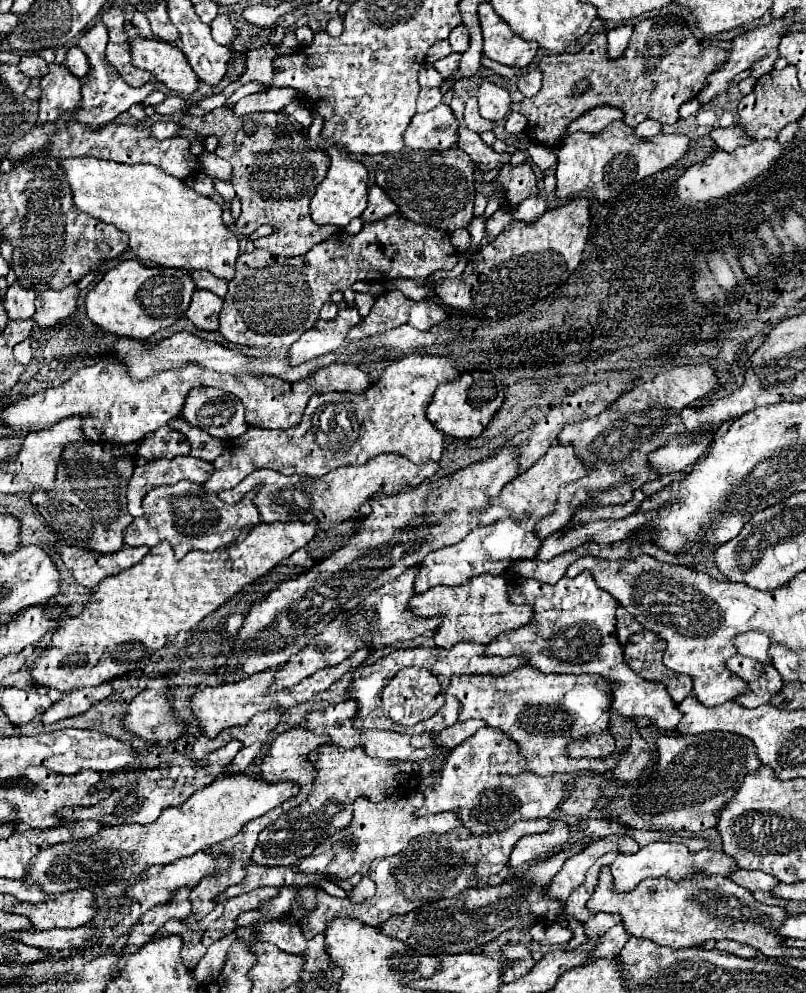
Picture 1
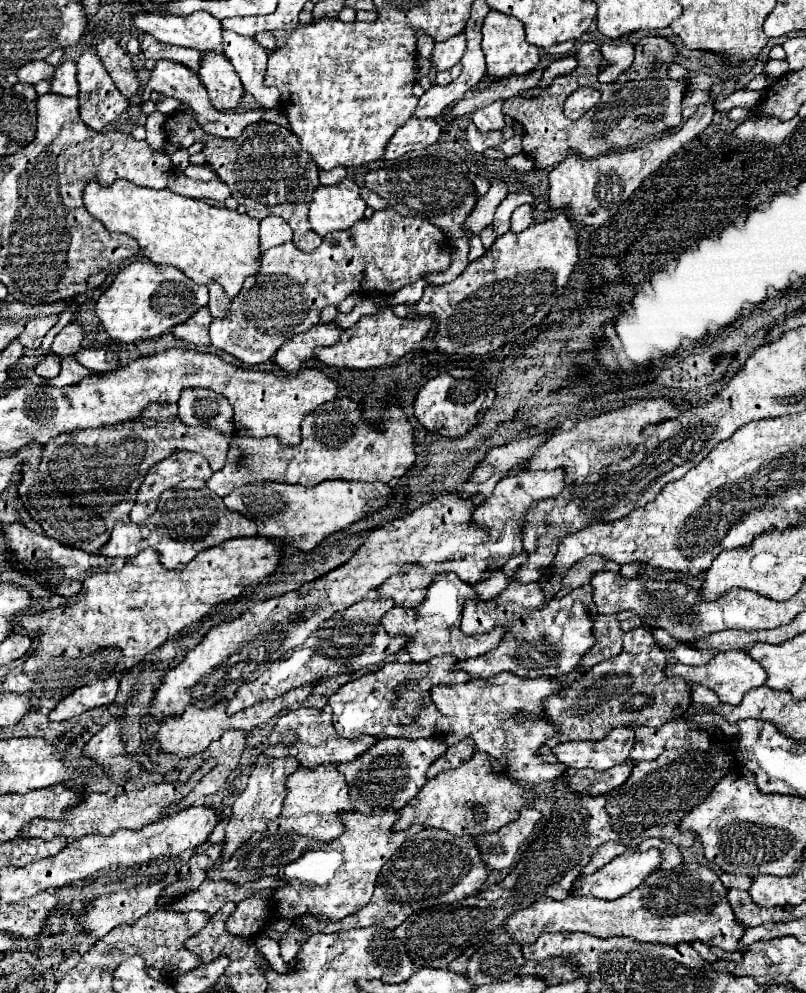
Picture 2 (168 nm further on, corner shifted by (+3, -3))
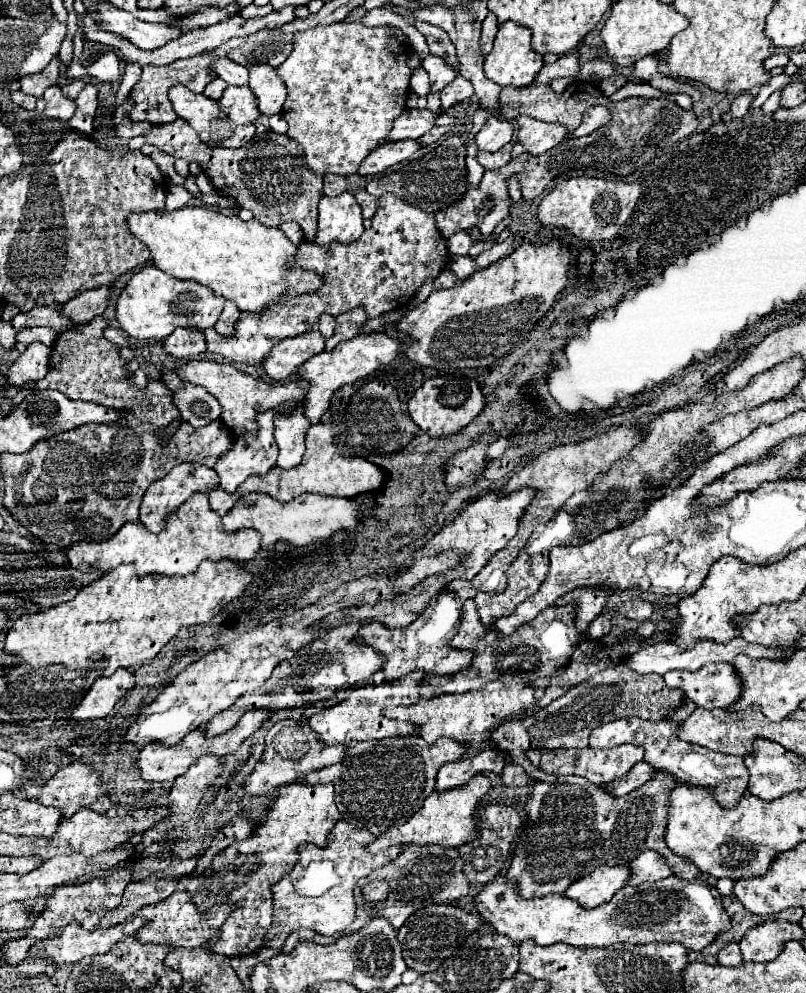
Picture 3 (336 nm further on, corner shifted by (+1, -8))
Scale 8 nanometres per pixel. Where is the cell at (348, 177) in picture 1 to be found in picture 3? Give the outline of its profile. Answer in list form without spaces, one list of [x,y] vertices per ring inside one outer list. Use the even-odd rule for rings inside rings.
[[[352,193],[338,197],[322,197],[318,203],[318,233],[316,243],[326,245],[332,241],[350,243],[364,233],[362,209]]]

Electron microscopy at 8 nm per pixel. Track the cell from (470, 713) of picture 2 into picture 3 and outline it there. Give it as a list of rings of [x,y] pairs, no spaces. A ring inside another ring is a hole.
[[[490,681],[486,687],[466,693],[450,693],[450,695],[436,695],[432,699],[420,699],[414,705],[400,705],[386,709],[386,717],[400,719],[406,723],[414,723],[420,727],[420,737],[426,743],[434,743],[436,739],[454,739],[458,741],[466,751],[484,751],[484,749],[496,749],[496,745],[490,739],[490,733],[496,725],[500,725],[506,717],[512,717],[520,711],[526,711],[534,699],[536,687],[530,685],[504,685],[502,681]]]

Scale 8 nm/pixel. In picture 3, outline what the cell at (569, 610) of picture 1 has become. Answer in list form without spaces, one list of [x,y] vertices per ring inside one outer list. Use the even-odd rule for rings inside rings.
[[[466,599],[462,607],[460,629],[452,639],[452,645],[456,649],[472,649],[476,651],[476,657],[466,671],[444,677],[442,681],[436,683],[444,685],[442,687],[444,693],[452,693],[452,691],[462,693],[462,691],[478,689],[480,683],[488,683],[496,679],[500,679],[502,683],[528,685],[540,677],[552,677],[564,671],[564,667],[570,663],[570,657],[580,643],[580,631],[576,629],[574,619],[576,619],[574,605],[564,605],[564,607],[552,605],[544,609],[532,623],[526,623],[520,629],[516,629],[512,635],[500,635],[494,627],[482,625],[476,603],[472,599]],[[522,645],[532,649],[518,649]]]

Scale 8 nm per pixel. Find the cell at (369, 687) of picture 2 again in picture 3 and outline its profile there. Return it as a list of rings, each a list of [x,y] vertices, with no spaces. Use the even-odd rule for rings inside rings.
[[[414,671],[404,677],[402,681],[386,681],[386,683],[370,683],[364,687],[358,687],[352,691],[348,699],[342,703],[336,703],[332,707],[322,709],[320,713],[312,715],[312,731],[324,741],[326,745],[338,745],[338,743],[352,743],[352,741],[368,741],[368,739],[384,739],[384,737],[396,737],[396,735],[406,735],[406,737],[418,737],[420,729],[416,725],[408,725],[404,721],[392,721],[384,717],[384,709],[390,705],[412,705],[418,701],[420,689],[424,687],[423,671]]]

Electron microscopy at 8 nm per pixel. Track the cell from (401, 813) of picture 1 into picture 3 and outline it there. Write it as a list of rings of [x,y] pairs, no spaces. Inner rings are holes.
[[[340,819],[332,829],[326,847],[302,845],[300,861],[294,865],[290,873],[286,873],[276,885],[272,885],[274,917],[264,937],[264,945],[280,949],[284,939],[296,929],[312,929],[320,935],[334,935],[344,931],[356,919],[354,889],[358,881],[362,877],[368,877],[382,865],[394,861],[404,849],[402,845],[394,845],[386,851],[370,853],[368,845],[374,841],[376,835],[372,835],[370,831],[356,829]]]

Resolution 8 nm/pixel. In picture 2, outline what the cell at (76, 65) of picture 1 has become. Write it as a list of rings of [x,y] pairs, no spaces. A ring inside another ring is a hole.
[[[62,62],[52,80],[50,80],[50,92],[60,96],[78,96],[78,82],[76,82],[76,64],[74,62]]]

